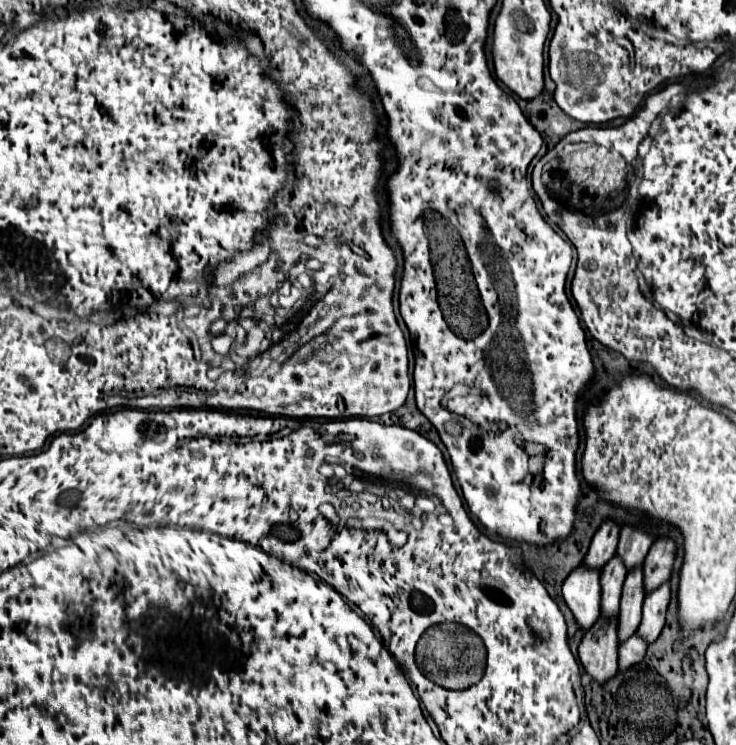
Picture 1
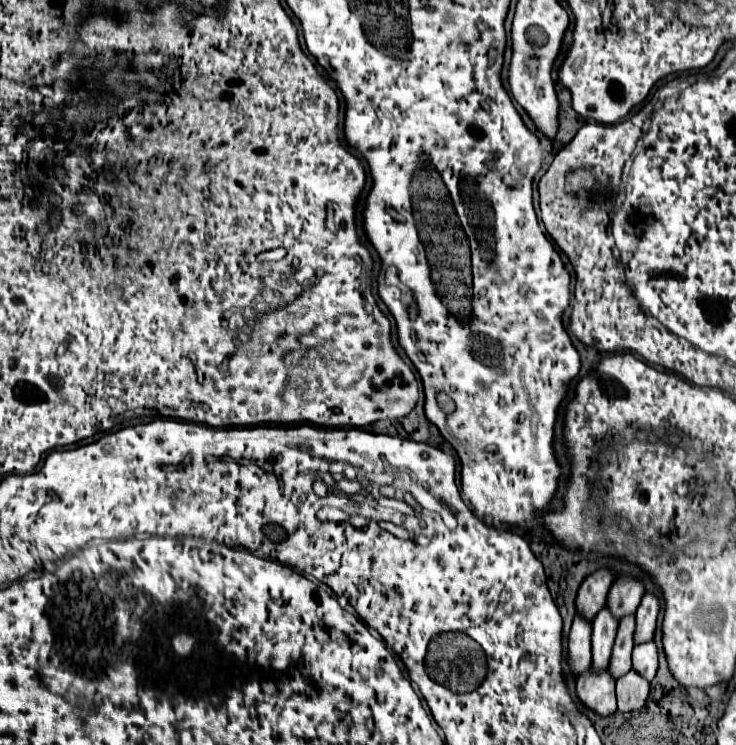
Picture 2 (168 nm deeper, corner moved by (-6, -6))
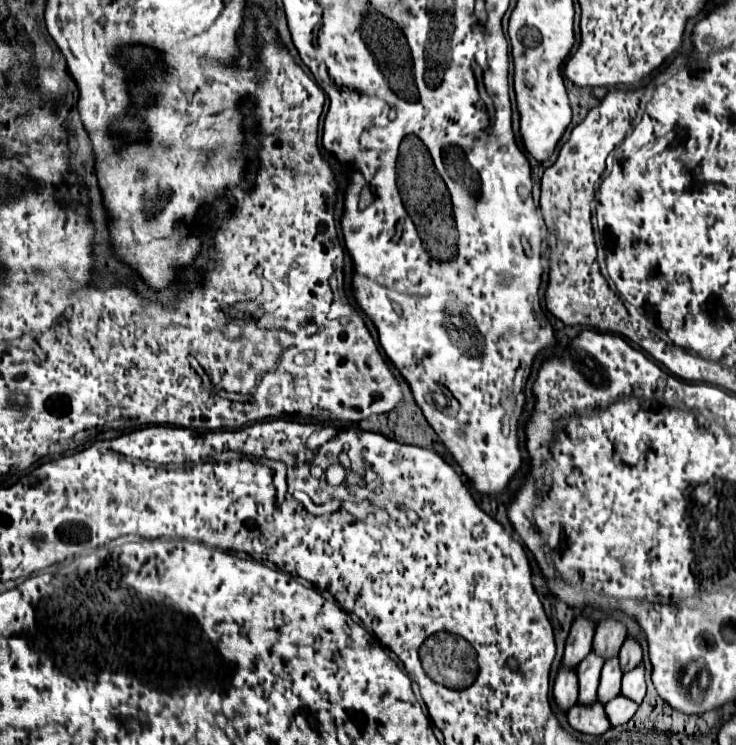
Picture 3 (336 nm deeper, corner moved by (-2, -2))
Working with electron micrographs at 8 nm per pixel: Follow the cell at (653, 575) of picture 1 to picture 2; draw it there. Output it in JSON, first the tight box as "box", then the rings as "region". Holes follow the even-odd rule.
{"box":[634,593,660,643],"region":[[[646,593],[636,611],[636,635],[634,635],[636,643],[644,643],[652,639],[658,613],[660,613],[660,599],[654,593]]]}

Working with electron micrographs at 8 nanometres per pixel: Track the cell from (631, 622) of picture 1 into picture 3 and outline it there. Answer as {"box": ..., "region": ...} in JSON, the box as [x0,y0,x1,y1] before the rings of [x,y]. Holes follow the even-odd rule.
{"box":[598,659,622,703],"region":[[[608,659],[602,667],[602,677],[600,677],[600,687],[598,687],[598,701],[600,703],[608,703],[614,697],[620,695],[620,679],[622,679],[622,671],[620,671],[620,663],[618,659]]]}

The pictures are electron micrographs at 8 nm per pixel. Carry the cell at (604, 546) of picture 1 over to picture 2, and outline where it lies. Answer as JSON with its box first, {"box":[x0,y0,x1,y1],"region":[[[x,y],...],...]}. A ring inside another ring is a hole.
{"box":[576,567,614,619],"region":[[[600,567],[582,581],[582,585],[578,589],[576,609],[586,619],[594,619],[594,615],[604,607],[612,581],[614,581],[614,569],[610,569],[610,567]]]}

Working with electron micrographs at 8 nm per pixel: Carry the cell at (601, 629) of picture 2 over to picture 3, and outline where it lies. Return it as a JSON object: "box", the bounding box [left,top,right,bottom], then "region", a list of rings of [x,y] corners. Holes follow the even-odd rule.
{"box":[576,651,604,705],"region":[[[594,651],[578,665],[576,675],[578,675],[578,701],[582,705],[592,705],[596,703],[596,689],[598,689],[598,679],[600,679],[600,669],[604,665],[604,659],[598,657]]]}

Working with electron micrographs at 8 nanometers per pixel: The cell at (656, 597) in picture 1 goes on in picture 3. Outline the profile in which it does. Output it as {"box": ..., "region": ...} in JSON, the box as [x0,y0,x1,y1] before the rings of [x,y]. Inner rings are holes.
{"box":[622,663,646,705],"region":[[[640,663],[636,669],[632,669],[630,673],[624,673],[622,677],[622,695],[630,701],[634,701],[636,705],[642,703],[644,695],[646,695],[646,683],[644,683],[644,665]]]}

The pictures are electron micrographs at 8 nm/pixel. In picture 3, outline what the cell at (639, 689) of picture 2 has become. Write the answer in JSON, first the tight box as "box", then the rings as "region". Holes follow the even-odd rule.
{"box":[604,695,638,727],"region":[[[618,695],[616,699],[612,699],[612,701],[604,707],[604,711],[606,711],[608,721],[610,721],[612,727],[626,725],[626,723],[634,717],[636,709],[638,709],[638,705],[636,705],[634,701],[630,701],[630,699],[626,699],[624,695]]]}

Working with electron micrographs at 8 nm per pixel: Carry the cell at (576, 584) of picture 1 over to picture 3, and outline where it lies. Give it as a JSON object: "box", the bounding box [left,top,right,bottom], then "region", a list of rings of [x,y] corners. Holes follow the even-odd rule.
{"box":[552,667,578,711],"region":[[[560,667],[558,677],[554,681],[554,689],[552,689],[554,701],[562,711],[568,711],[568,707],[572,707],[572,703],[576,703],[578,699],[578,677],[576,671]]]}

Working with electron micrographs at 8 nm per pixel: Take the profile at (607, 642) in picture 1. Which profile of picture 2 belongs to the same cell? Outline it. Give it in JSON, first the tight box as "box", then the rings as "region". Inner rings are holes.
{"box":[576,667,616,717],"region":[[[590,667],[584,675],[576,679],[576,693],[586,707],[608,717],[616,711],[616,695],[614,695],[614,677],[608,669],[596,671]]]}

